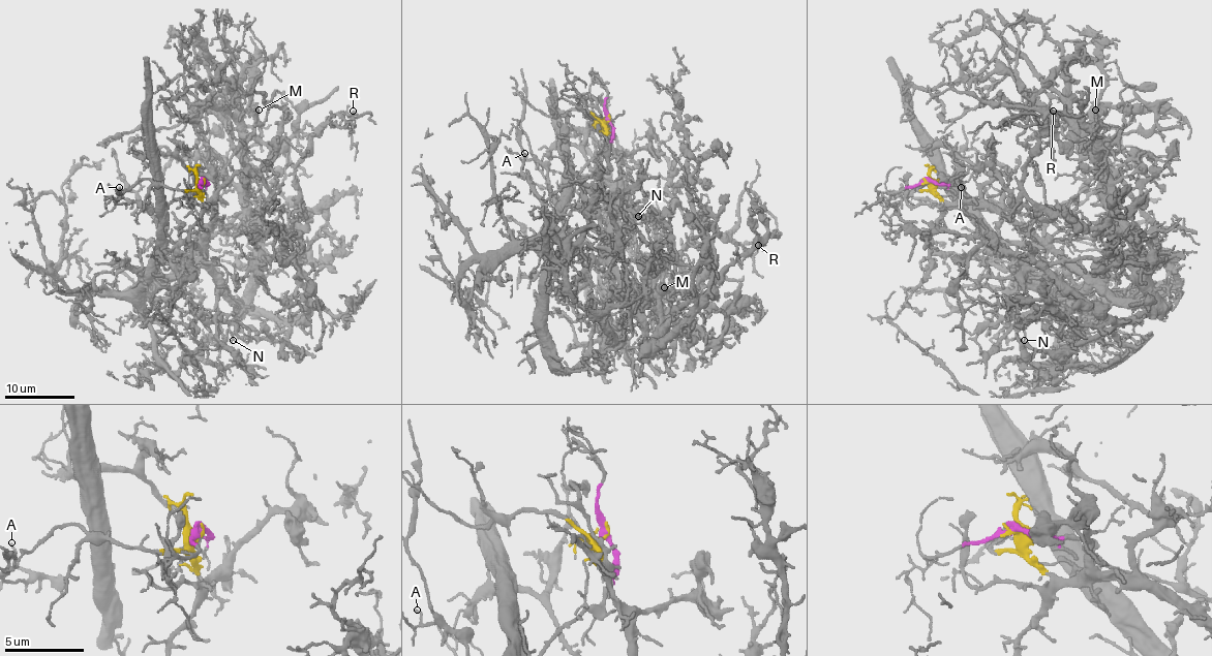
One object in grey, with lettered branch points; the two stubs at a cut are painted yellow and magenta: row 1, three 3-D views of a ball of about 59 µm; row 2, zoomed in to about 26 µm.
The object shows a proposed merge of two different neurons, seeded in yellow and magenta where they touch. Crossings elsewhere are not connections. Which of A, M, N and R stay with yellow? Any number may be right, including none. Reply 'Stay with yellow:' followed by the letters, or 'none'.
Stay with yellow: M, N, R

